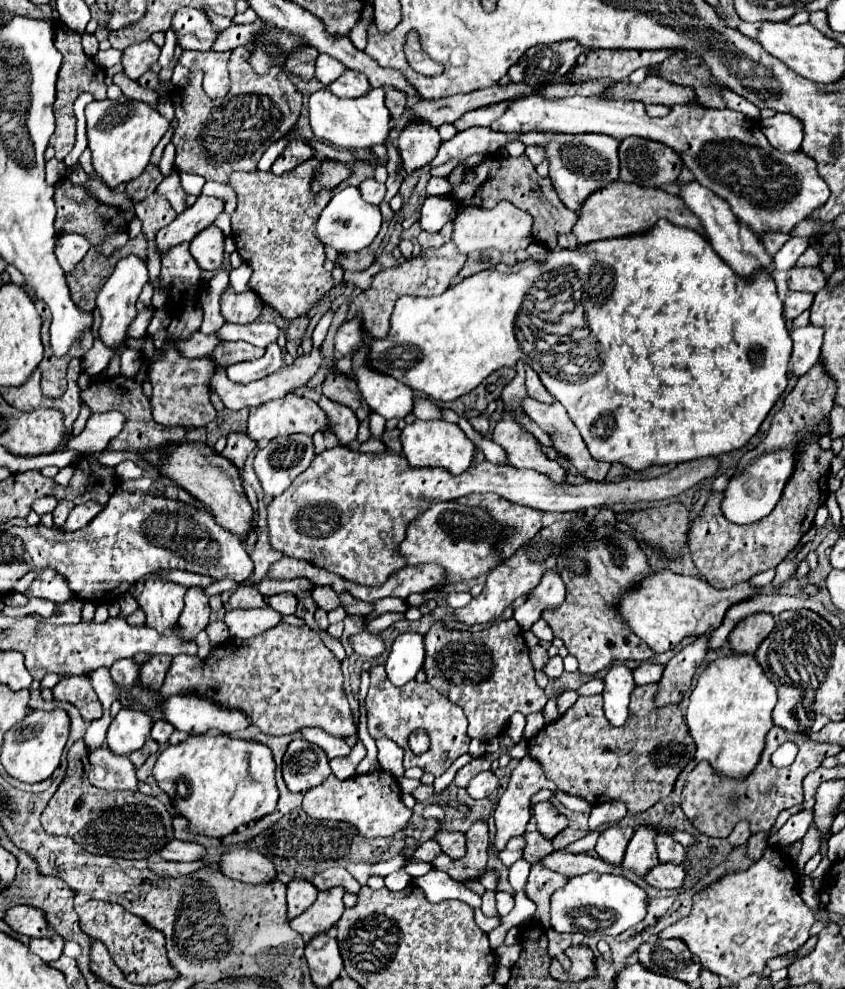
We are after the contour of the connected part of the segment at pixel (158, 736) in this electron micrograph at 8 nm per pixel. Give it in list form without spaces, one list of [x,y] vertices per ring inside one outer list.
[[[159,719],[159,721],[155,721],[155,725],[153,725],[153,729],[151,729],[151,737],[153,737],[157,743],[165,745],[167,739],[169,739],[169,735],[171,735],[173,731],[175,731],[175,727],[173,727],[169,721]]]

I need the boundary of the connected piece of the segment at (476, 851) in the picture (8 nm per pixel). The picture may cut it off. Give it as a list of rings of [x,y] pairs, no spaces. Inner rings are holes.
[[[479,819],[471,825],[471,829],[465,833],[467,837],[467,853],[461,857],[461,861],[449,859],[445,853],[441,853],[431,863],[449,873],[455,881],[467,881],[477,879],[487,863],[487,849],[489,849],[489,827],[485,819]]]

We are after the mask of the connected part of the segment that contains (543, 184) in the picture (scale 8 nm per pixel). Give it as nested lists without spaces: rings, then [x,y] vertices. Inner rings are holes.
[[[487,155],[485,161],[481,161],[477,167],[457,165],[451,175],[447,177],[451,183],[451,197],[461,207],[493,207],[497,201],[505,199],[517,205],[523,211],[529,211],[533,215],[533,237],[539,243],[545,243],[547,249],[557,247],[557,235],[569,233],[571,227],[577,221],[575,213],[569,213],[561,199],[557,197],[553,183],[549,177],[539,177],[531,159],[527,155],[521,157],[501,157],[501,155]]]

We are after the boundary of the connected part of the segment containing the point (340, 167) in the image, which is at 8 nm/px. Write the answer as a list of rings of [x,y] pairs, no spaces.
[[[325,159],[325,161],[323,161],[323,165],[321,165],[321,173],[317,175],[317,181],[313,183],[313,191],[317,193],[317,191],[319,191],[319,189],[323,189],[323,187],[333,189],[333,187],[337,187],[337,185],[347,177],[347,175],[349,175],[347,165]]]

